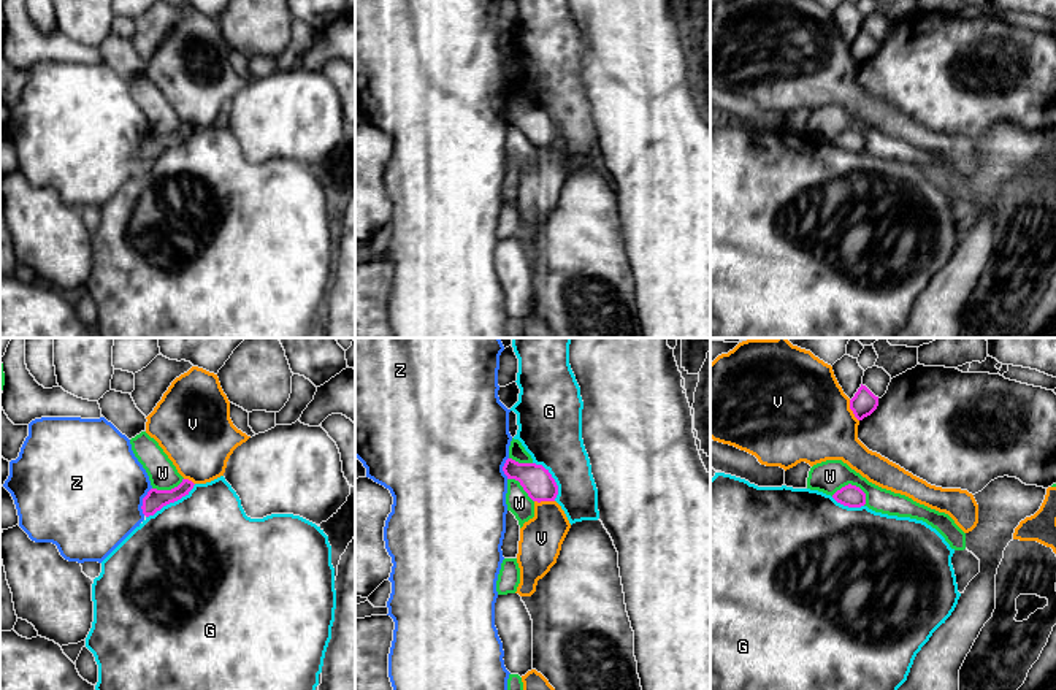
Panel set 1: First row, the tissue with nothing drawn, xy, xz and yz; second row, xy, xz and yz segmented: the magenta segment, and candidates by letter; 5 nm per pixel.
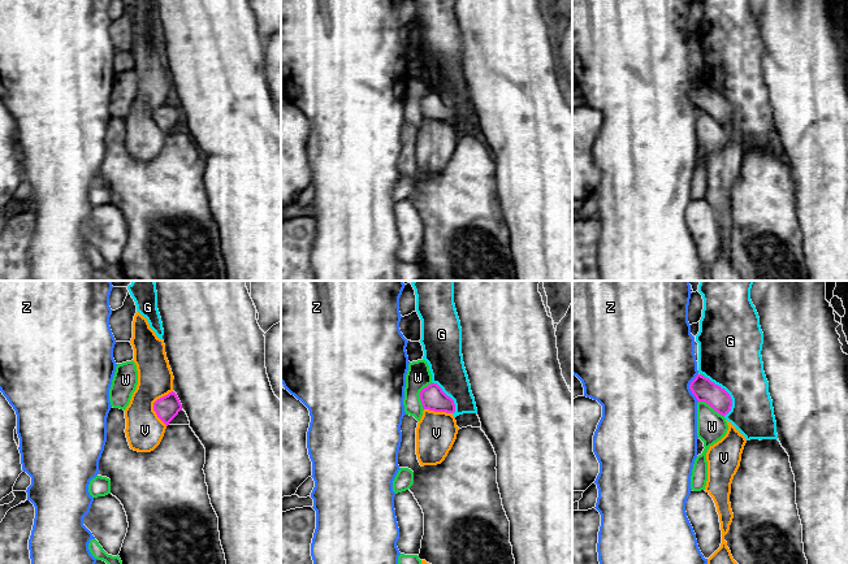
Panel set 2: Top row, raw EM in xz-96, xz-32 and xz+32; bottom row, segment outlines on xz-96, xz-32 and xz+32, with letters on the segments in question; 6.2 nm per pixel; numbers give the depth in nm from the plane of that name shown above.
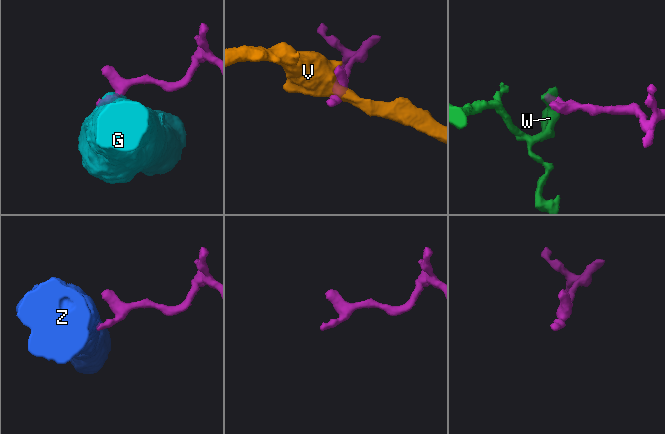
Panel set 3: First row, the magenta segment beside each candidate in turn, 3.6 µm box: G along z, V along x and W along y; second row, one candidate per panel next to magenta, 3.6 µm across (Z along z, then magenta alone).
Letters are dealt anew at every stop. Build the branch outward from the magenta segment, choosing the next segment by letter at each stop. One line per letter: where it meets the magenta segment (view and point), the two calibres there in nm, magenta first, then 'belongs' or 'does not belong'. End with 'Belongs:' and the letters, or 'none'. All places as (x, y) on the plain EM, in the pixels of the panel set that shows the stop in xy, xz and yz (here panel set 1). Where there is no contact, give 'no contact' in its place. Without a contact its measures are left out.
G: contact xy (170, 146); calibres 100 and 480 nm; does not belong
V: contact yz (852, 54); calibres 120 and 480 nm; does not belong
W: contact yz (853, 130); calibres 110 and 160 nm; does not belong
Z: contact xy (143, 146); calibres 100 and 480 nm; does not belong
Belongs: none

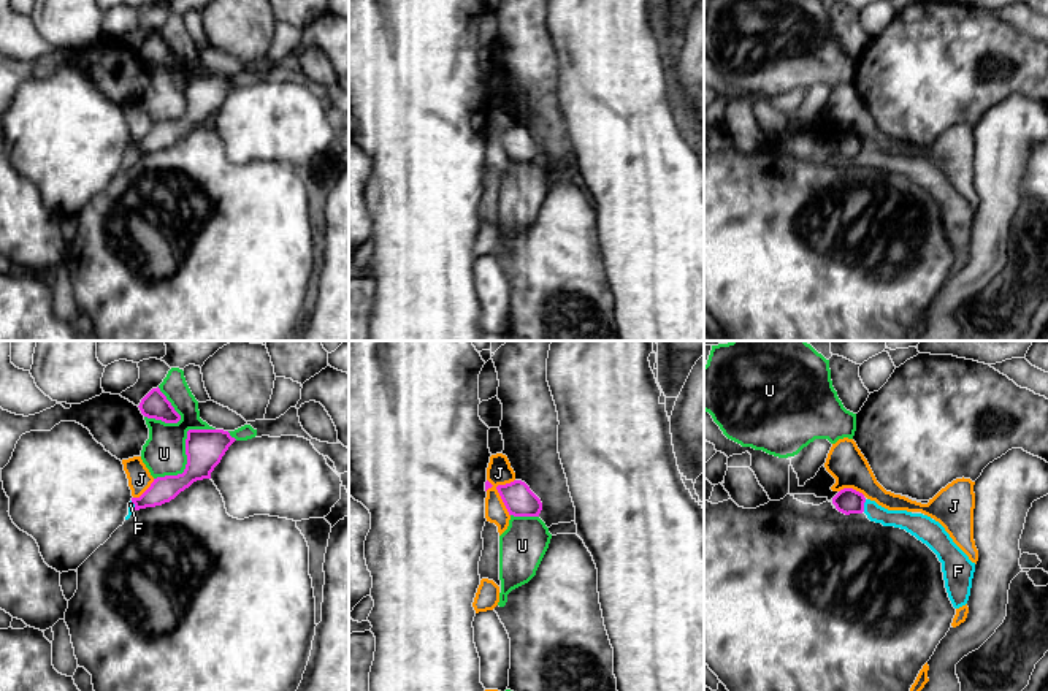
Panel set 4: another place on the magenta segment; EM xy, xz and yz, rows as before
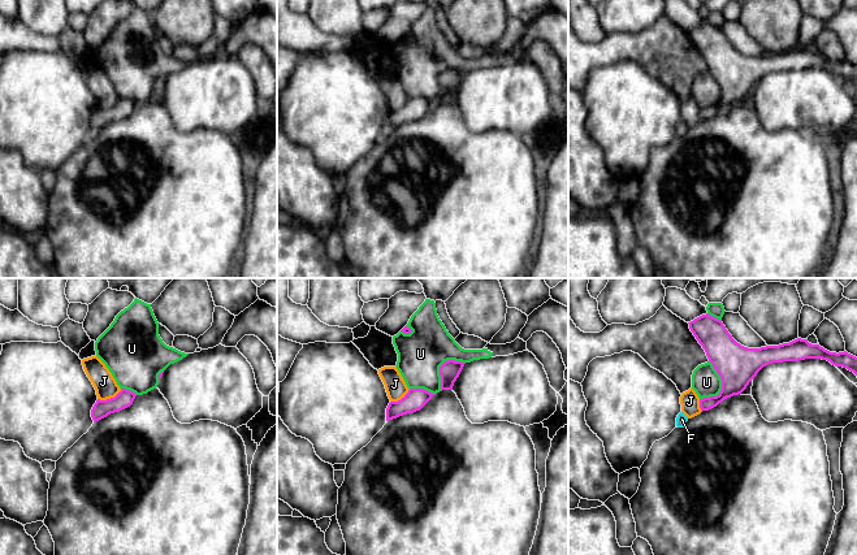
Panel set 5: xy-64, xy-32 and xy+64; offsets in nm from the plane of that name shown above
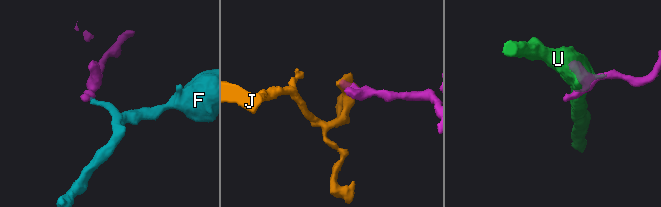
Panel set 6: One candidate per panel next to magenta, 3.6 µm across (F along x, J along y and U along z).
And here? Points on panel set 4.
F: contact yz (863, 151); calibres 130 and 100 nm; does not belong
J: contact xz (501, 143); calibres 160 and 130 nm; does not belong
U: contact xy (186, 97); calibres 190 and 220 nm; does not belong
Belongs: none

